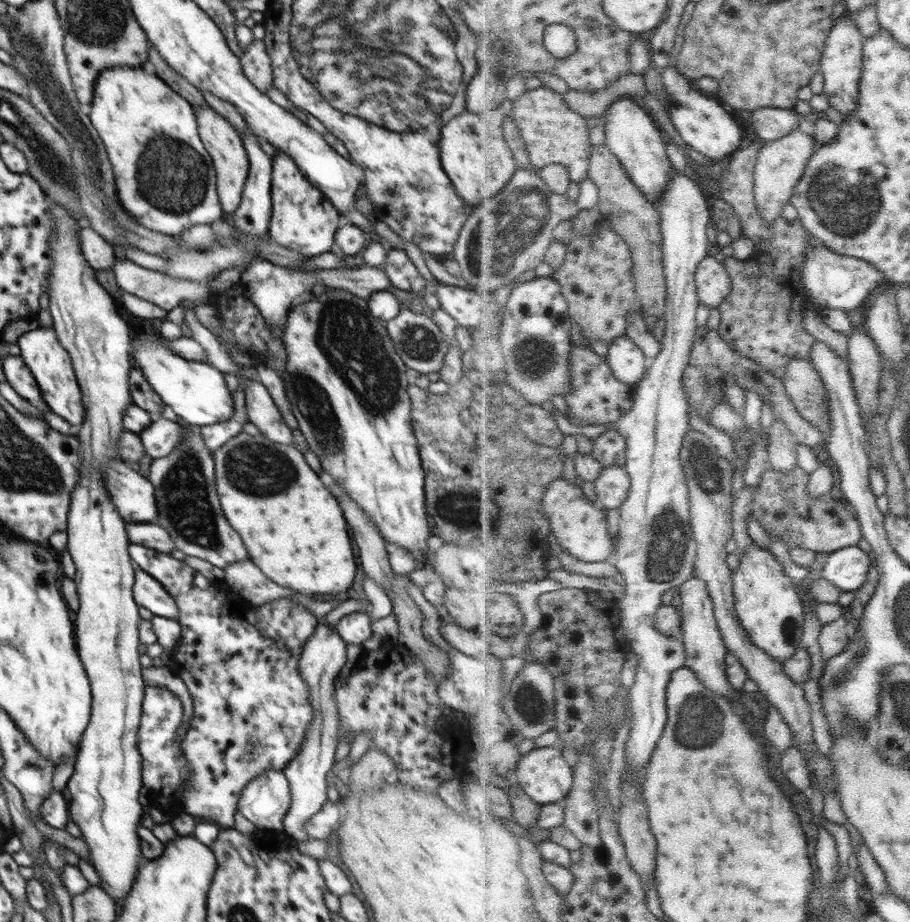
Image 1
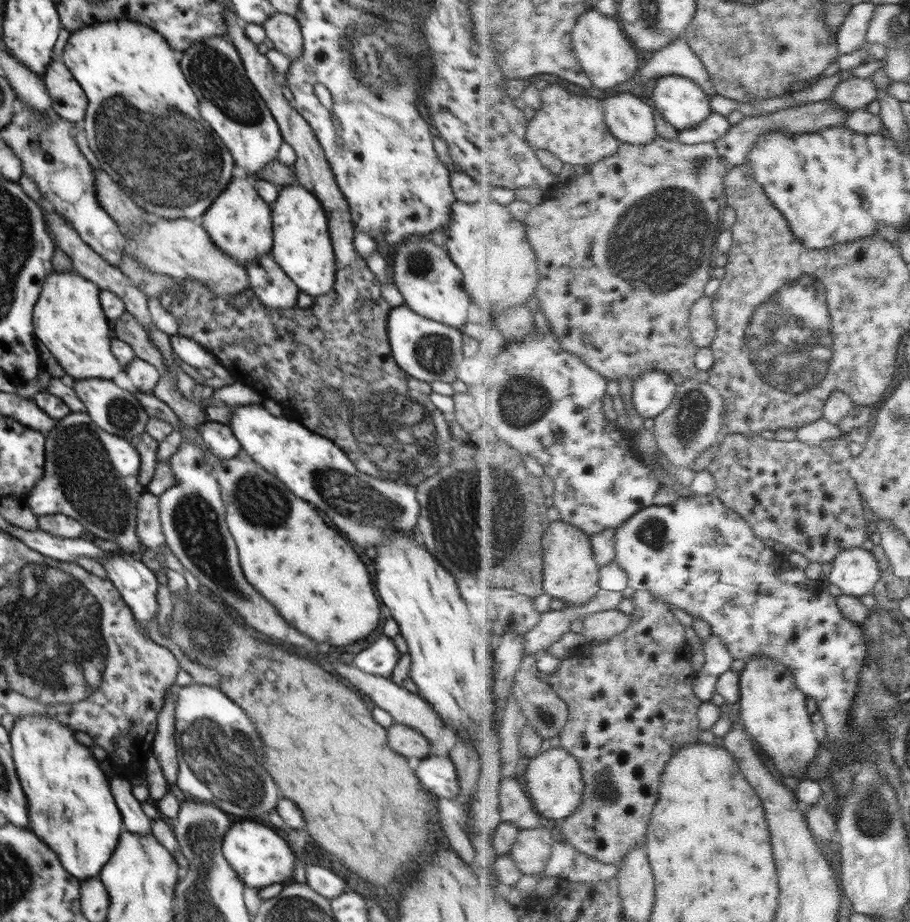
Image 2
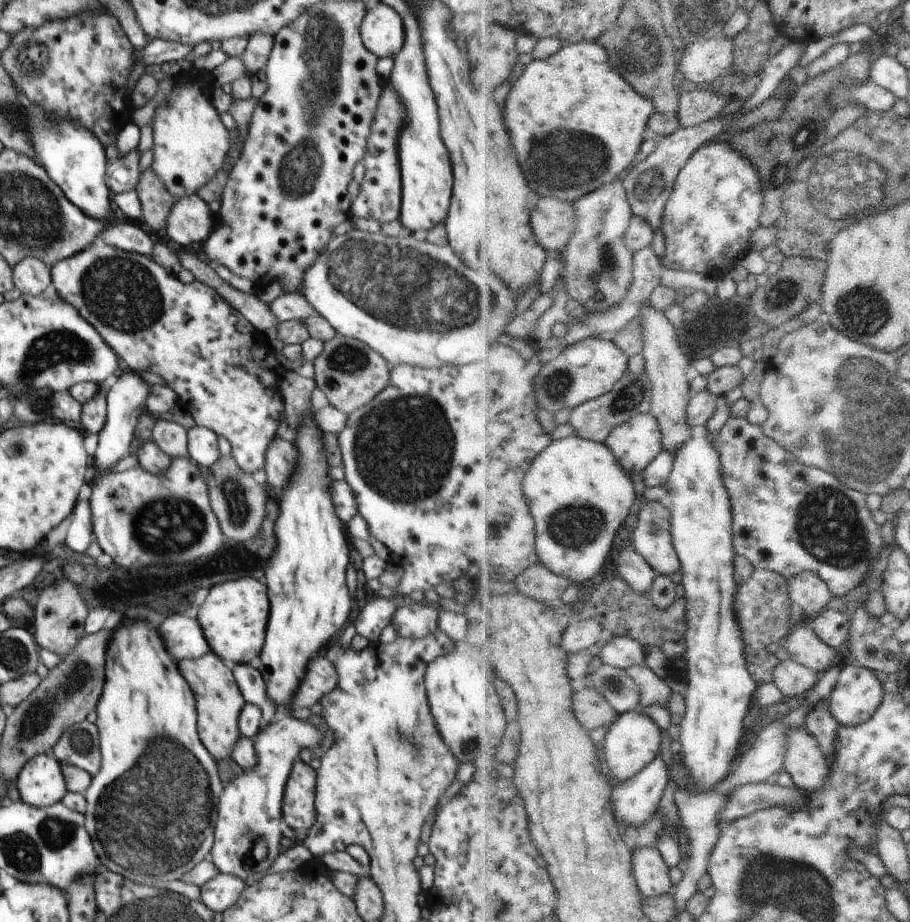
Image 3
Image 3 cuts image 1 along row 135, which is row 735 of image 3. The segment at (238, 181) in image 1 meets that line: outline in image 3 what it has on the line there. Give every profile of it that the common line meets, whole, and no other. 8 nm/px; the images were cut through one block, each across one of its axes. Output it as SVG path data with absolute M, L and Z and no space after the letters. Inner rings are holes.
M212 652L196 659L178 661L180 675L186 680L194 694L197 713L197 732L202 745L215 761L231 758L234 744L240 736L238 718L246 702L236 685L230 665Z

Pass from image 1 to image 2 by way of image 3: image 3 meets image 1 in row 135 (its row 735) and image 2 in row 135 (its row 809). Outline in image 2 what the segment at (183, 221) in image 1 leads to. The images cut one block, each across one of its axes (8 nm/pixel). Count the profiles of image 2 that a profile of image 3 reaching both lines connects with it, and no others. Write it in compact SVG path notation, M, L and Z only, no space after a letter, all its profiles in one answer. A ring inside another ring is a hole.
M114 18L100 26L84 26L71 31L62 50L62 62L86 93L88 106L83 120L84 131L88 147L102 169L146 212L167 219L198 221L228 186L236 174L236 166L228 147L219 142L208 128L209 124L198 114L196 104L200 102L166 38L136 20ZM194 166L200 168L198 174L194 174Z

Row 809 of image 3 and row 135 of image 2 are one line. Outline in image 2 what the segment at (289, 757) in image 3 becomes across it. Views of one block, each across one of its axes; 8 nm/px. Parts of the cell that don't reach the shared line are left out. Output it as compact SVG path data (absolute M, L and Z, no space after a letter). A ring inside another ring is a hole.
M212 35L192 43L182 54L179 65L200 102L200 116L214 130L219 142L228 147L236 174L256 179L260 169L276 159L283 136L265 100L247 77L238 51L226 36Z

